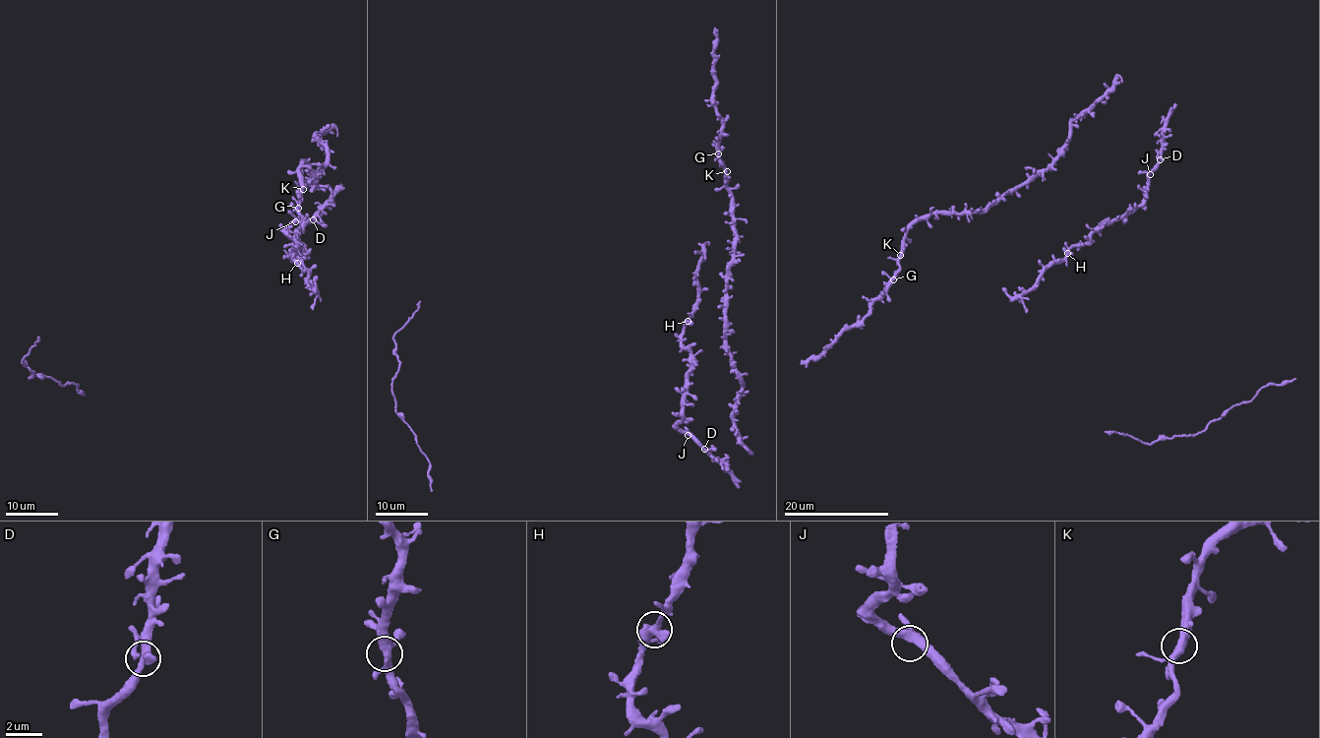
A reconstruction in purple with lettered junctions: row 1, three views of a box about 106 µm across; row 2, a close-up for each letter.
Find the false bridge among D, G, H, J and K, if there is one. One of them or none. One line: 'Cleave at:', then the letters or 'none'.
Cleave at: none

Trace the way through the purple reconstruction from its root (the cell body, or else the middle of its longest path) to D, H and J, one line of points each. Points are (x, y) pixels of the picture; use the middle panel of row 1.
D: (729, 469), (704, 449)
H: (729, 469), (677, 423), (683, 419), (681, 397), (691, 365), (690, 353), (682, 342), (682, 332), (688, 321)
J: (729, 469), (688, 435)

